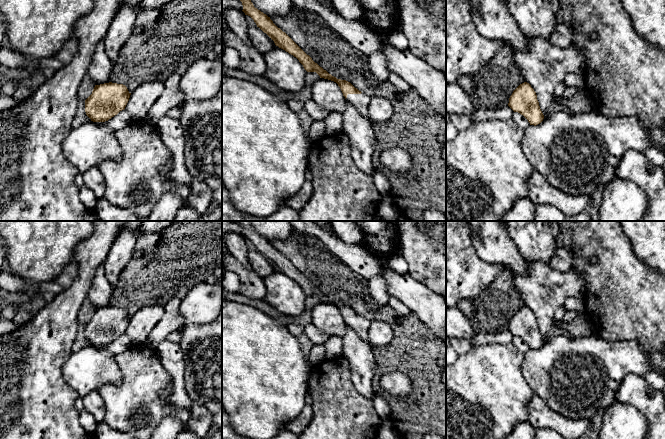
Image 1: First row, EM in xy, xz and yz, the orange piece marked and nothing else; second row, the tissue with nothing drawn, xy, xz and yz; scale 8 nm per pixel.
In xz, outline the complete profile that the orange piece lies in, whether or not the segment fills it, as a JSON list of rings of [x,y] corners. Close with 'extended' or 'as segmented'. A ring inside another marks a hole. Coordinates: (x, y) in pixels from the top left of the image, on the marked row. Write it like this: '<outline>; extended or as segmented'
[[[240,0],[243,12],[250,16],[257,27],[266,33],[276,46],[296,57],[307,72],[316,72],[320,78],[334,81],[340,87],[346,102],[351,103],[359,113],[368,118],[371,97],[362,93],[346,80],[337,79],[315,63],[285,32],[278,28],[266,14],[254,7],[251,0]]]; extended

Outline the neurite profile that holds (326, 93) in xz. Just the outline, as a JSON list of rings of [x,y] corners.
[[[320,78],[312,86],[312,100],[331,112],[343,112],[346,108],[346,99],[334,81]]]

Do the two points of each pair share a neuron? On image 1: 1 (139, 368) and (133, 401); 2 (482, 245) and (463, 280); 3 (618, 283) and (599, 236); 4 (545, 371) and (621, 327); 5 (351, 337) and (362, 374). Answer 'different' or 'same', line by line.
1: same
2: different
3: same
4: different
5: same

